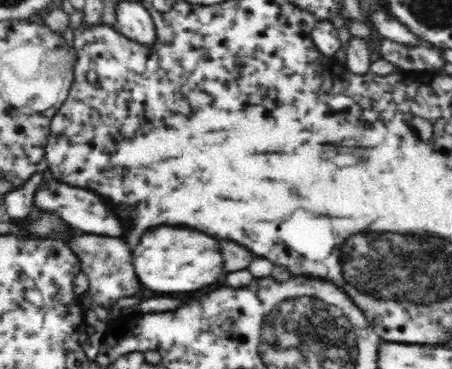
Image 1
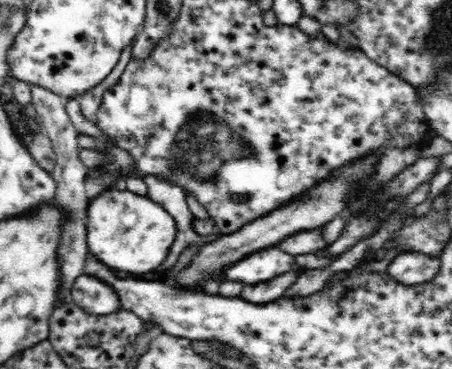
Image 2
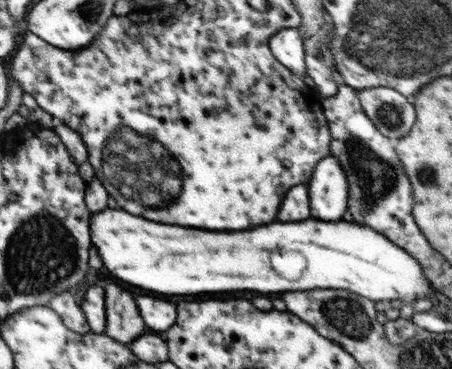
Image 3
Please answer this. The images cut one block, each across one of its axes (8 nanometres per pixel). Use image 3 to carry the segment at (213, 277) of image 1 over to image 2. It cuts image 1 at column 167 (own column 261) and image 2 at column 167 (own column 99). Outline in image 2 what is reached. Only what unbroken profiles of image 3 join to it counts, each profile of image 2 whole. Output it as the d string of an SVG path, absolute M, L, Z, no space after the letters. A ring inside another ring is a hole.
M120 188L104 190L96 198L92 196L92 200L88 200L86 220L86 242L92 254L96 254L104 266L110 266L110 270L134 276L146 276L160 270L160 264L166 262L166 256L170 254L178 232L174 216L170 216L162 204Z

